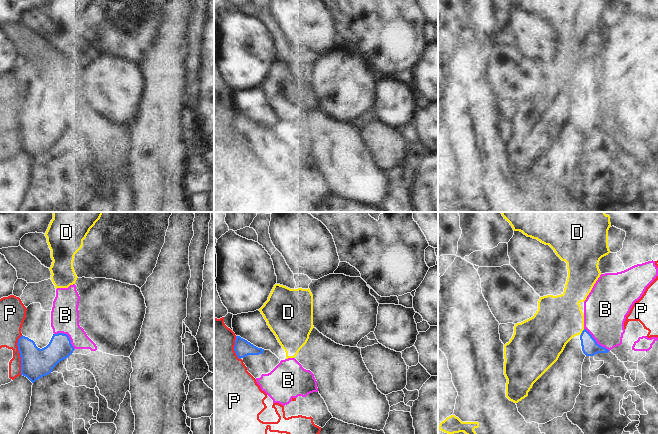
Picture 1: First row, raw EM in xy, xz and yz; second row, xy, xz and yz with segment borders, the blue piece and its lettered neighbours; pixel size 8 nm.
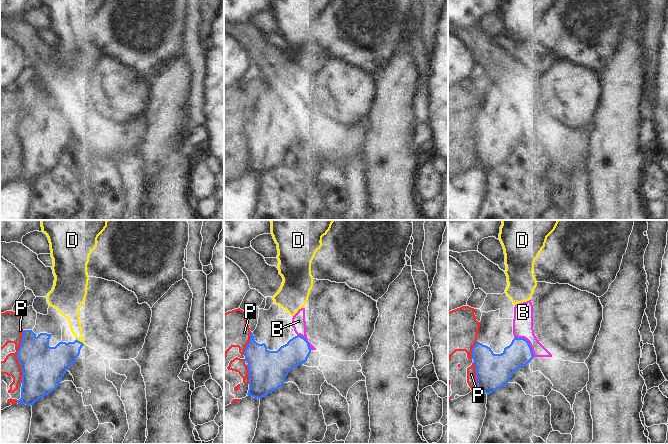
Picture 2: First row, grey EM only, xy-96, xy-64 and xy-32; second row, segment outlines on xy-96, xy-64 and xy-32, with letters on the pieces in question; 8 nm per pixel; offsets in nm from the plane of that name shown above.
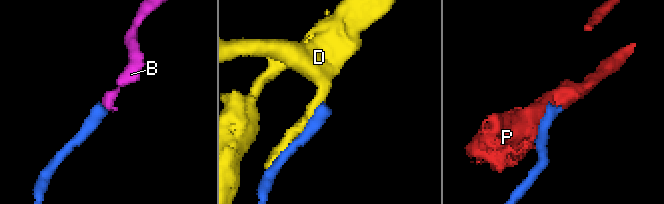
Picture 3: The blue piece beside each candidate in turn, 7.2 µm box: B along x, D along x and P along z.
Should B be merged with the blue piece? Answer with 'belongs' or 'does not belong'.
belongs

